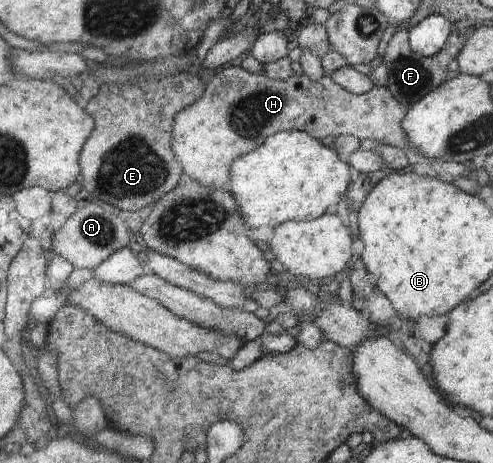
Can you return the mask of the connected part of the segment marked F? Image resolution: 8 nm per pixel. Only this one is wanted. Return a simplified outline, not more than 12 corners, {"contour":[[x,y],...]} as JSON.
{"contour":[[451,23],[443,48],[415,54],[397,30],[381,58],[386,87],[410,107],[450,76],[462,45]]}

